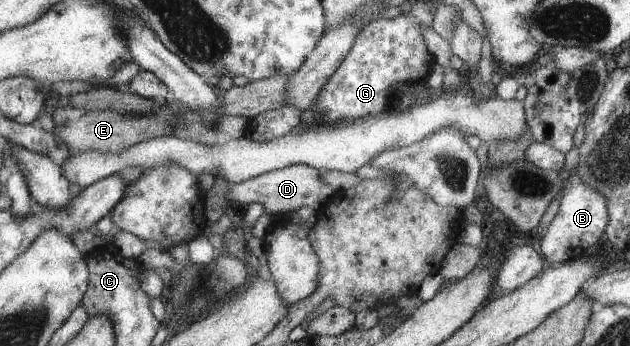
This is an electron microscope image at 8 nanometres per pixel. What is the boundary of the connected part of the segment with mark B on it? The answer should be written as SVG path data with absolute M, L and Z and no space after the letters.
M575 182L560 197L559 206L537 248L548 266L573 261L589 246L599 243L603 228L608 224L607 202L602 194L585 183Z

